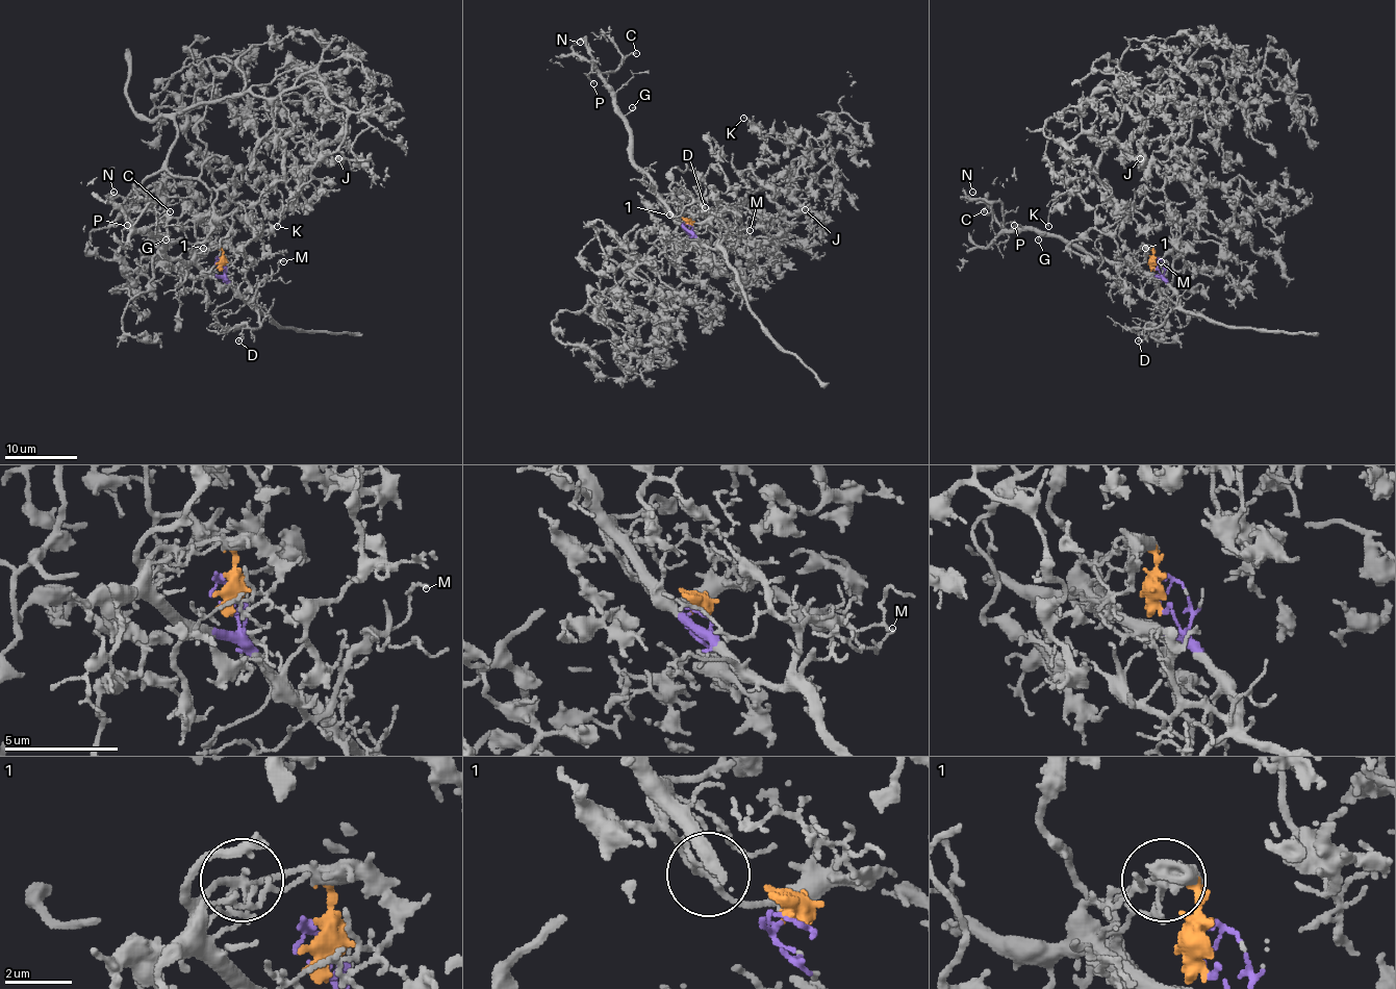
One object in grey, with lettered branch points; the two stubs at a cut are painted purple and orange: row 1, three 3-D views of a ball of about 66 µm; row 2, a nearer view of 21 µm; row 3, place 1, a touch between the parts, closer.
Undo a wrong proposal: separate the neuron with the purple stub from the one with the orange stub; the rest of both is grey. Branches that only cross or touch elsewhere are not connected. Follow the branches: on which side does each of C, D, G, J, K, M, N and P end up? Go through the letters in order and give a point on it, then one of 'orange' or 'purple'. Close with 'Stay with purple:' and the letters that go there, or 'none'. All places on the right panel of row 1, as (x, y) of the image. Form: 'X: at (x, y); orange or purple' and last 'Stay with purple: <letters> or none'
C: at (984, 211); purple
D: at (1138, 340); purple
G: at (1038, 239); purple
J: at (1140, 158); orange
K: at (1048, 226); orange
M: at (1161, 261); purple
N: at (972, 192); purple
P: at (1014, 225); purple
Stay with purple: C, D, G, M, N, P

